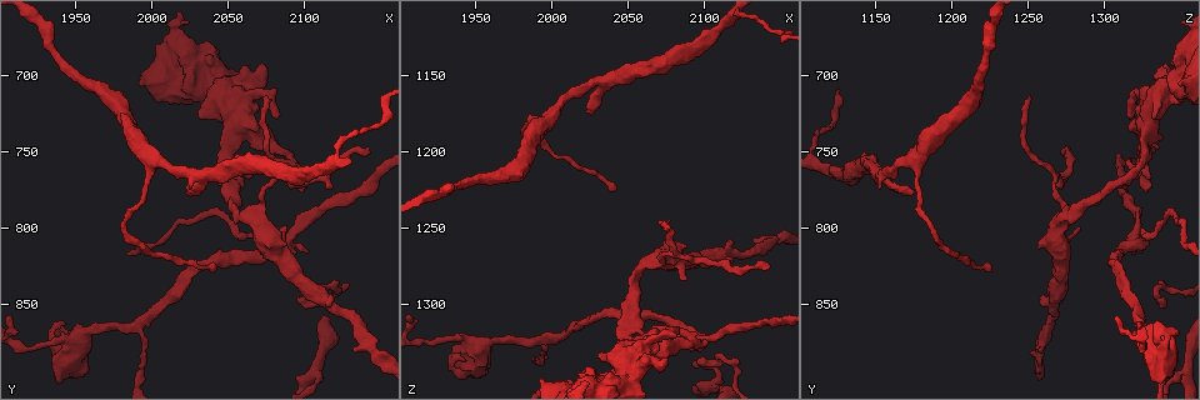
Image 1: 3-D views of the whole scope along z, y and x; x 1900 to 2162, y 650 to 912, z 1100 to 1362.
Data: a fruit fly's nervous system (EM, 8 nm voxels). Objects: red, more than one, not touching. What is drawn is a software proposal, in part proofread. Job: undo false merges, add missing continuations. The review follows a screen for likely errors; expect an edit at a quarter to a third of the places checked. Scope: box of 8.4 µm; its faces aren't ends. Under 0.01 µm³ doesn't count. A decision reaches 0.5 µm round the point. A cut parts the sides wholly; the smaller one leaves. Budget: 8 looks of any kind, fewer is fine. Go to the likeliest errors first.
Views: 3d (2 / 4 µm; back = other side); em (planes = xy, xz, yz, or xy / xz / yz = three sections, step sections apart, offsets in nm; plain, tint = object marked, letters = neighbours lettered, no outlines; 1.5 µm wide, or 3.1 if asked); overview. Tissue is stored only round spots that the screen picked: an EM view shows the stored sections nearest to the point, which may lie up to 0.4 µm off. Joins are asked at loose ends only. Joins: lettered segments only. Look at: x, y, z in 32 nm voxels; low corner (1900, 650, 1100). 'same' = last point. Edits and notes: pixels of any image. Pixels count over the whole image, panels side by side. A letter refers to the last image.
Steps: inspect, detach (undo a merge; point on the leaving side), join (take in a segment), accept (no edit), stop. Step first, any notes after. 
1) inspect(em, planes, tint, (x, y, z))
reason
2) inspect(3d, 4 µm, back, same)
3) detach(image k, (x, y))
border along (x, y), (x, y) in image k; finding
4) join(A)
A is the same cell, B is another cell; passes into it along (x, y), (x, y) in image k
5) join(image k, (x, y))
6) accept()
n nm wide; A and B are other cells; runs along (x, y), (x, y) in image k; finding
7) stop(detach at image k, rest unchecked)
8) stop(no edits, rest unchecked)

inspect(3d, 4 µm, (2100, 814, 1326))
free end

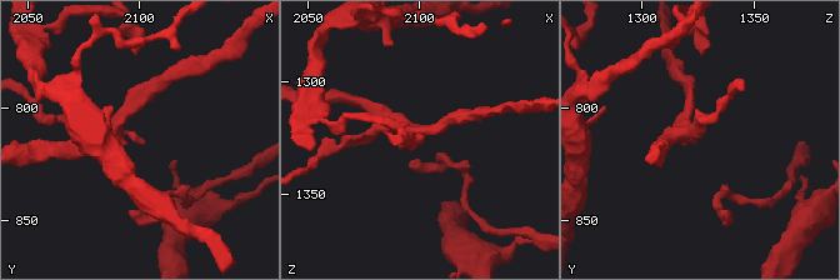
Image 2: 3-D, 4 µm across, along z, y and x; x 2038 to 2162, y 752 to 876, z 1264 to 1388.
inspect(em, xz, step 4, tint, (2103, 815, 1325))

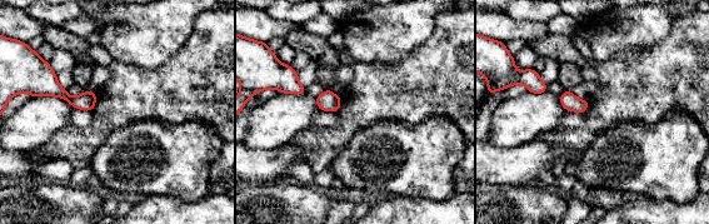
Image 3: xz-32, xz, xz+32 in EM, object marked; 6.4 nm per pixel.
inspect(em, planes, letters, same)
another direction

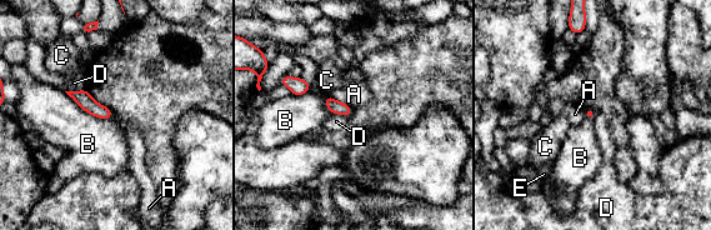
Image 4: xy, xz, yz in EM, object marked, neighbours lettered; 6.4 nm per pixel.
accept()
A, B, C, D and E are other cells; runs along (73, 94), (108, 115) in image 4; none of them fits

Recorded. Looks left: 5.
inspect(3d, 4 µm, back, (2046, 754, 1326))
branch point

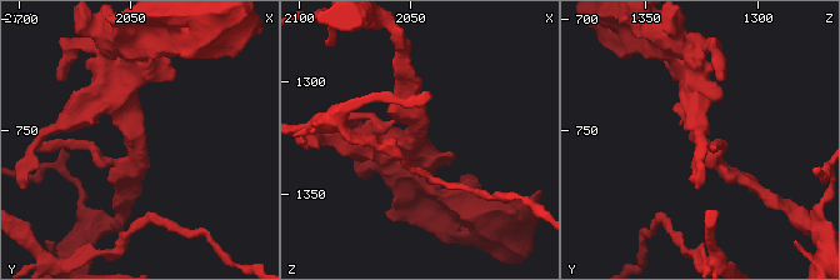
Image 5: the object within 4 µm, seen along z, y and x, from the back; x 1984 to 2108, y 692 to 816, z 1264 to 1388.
inspect(em, planes, letters, (2047, 755, 1326))
shape alone is not enough

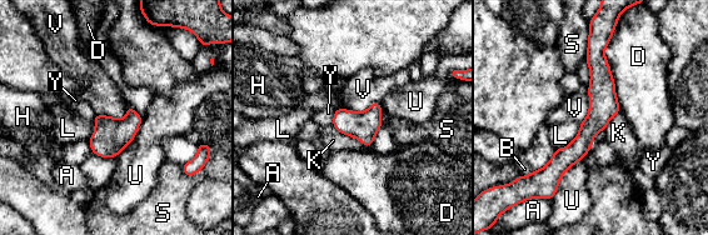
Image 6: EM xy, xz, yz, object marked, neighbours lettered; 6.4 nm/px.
accept()
180 nm wide; A, B, D, H, K, L, S, U, V and Y are other cells; border along (332, 125), (370, 146) in image 6; continuous, no second neuron

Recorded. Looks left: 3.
inspect(3d, 4 µm, (1992, 704, 1350))
an open end

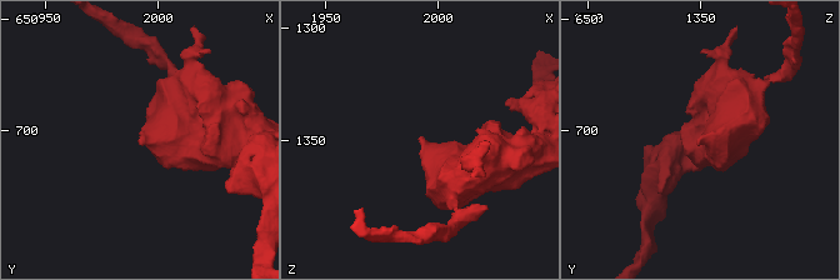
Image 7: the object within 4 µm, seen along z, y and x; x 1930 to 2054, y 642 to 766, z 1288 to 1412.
inspect(em, xy, step 8, tint, (1993, 704, 1348))

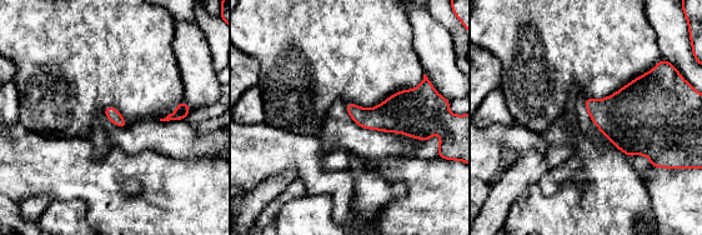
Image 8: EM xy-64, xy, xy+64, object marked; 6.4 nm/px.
inspect(em, planes, letters, same)

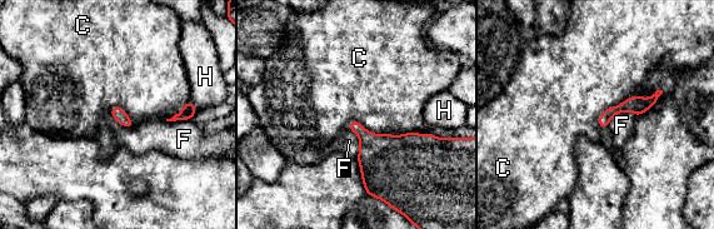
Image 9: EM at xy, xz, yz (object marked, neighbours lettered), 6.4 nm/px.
accept()
C, F and H are other cells; border along (634, 94), (609, 106), (598, 125) in image 9; none of them fits

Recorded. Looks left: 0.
stop(no edits, rest unchecked)

